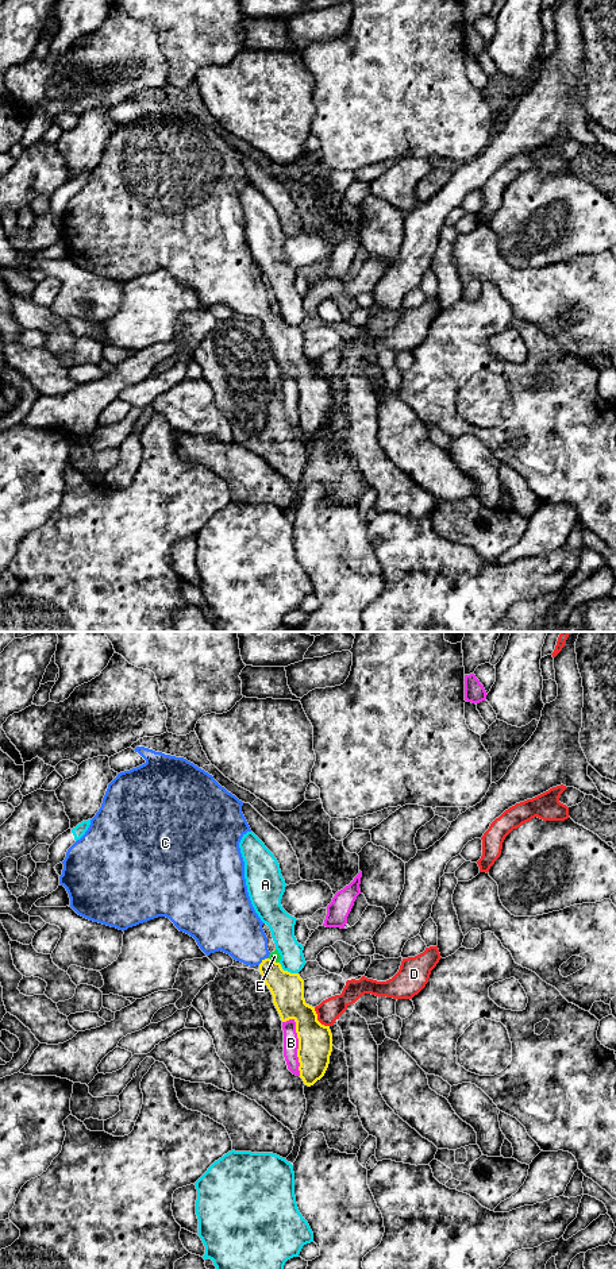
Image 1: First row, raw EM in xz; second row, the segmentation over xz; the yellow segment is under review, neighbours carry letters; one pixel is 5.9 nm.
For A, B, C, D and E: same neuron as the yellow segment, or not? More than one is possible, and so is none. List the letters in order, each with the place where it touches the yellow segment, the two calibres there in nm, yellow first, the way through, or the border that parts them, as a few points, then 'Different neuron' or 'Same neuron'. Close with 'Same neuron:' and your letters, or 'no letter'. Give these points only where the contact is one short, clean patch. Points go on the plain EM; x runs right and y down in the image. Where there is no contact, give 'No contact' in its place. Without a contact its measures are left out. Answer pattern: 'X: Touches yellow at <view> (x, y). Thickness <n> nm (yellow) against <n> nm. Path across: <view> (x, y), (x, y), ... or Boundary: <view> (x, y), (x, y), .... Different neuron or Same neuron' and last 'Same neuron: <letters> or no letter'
A: Touches yellow at xz (287, 323). Thickness 190 nm (yellow) against 140 nm. Different neuron
B: Touches yellow at xz (299, 398). Thickness 200 nm (yellow) against 100 nm. Different neuron
C: Touches yellow at xz (262, 312). Thickness 190 nm (yellow) against 300 nm. Path across: xz (287, 340), (262, 312), (235, 281). Same neuron
D: Touches yellow at xz (316, 371). Thickness 200 nm (yellow) against 140 nm. Boundary: xz (314, 359), (318, 371), (328, 378). Different neuron
E: Touches yellow at xz (272, 312). Thickness 190 nm (yellow) against 60 nm. Boundary: xz (268, 309), (278, 315). Different neuron
Same neuron: C

